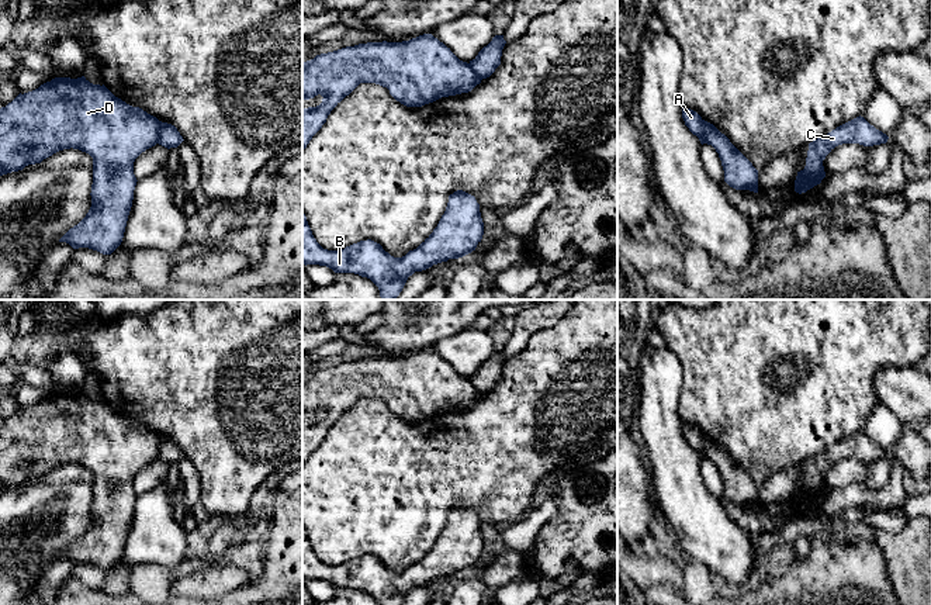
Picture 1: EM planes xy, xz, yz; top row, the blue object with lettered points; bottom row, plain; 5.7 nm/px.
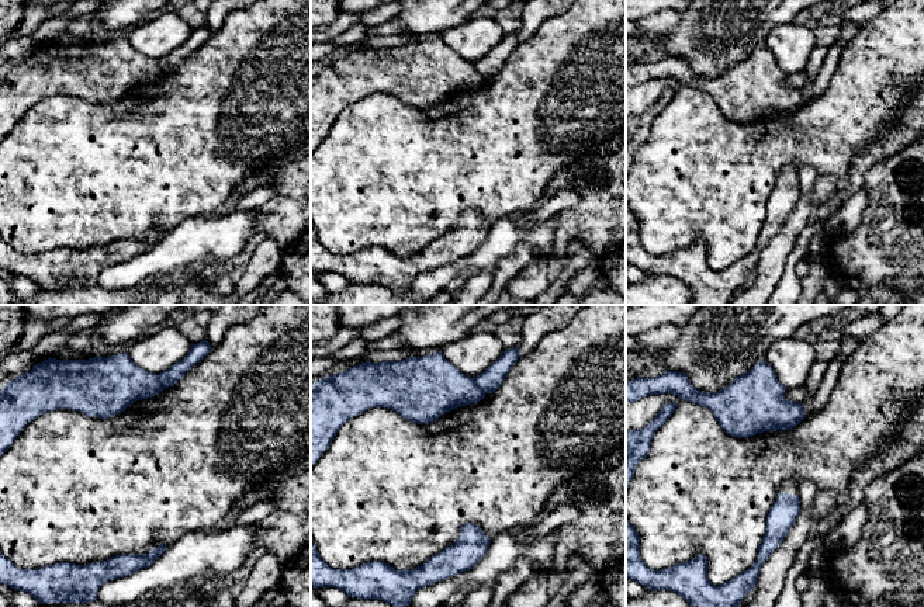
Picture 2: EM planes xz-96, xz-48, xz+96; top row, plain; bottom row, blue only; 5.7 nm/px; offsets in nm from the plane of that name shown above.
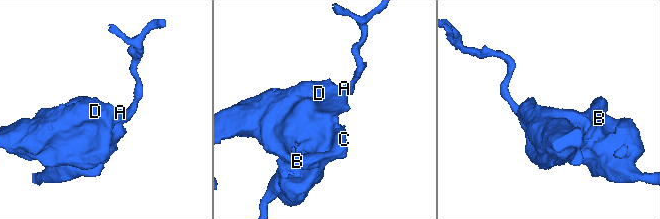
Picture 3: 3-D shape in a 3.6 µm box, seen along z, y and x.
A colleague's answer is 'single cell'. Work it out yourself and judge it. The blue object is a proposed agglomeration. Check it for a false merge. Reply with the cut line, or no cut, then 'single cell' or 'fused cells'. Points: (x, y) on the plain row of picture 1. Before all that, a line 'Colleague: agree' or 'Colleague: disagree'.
Colleague: disagree
cut yz (702, 435), (705, 457); fused cells

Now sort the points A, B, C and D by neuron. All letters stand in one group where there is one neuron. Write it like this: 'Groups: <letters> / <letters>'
Groups: A / B C D

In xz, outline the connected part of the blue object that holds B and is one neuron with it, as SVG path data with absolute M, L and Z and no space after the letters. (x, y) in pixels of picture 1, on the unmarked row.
M457 505L433 547L413 566L394 573L371 554L342 566L323 564L312 550L302 528L302 578L319 580L335 588L354 588L370 594L378 605L402 605L408 592L449 574L463 573L481 557L484 537L475 512Z

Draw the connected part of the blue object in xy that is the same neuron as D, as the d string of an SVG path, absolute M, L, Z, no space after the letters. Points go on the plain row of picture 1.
M84 391L55 393L32 407L20 408L0 424L0 491L41 478L63 464L89 469L93 473L91 522L59 557L66 557L73 564L89 563L111 570L122 557L132 522L138 497L134 477L155 461L158 453L159 435L115 412L104 400L93 400Z

